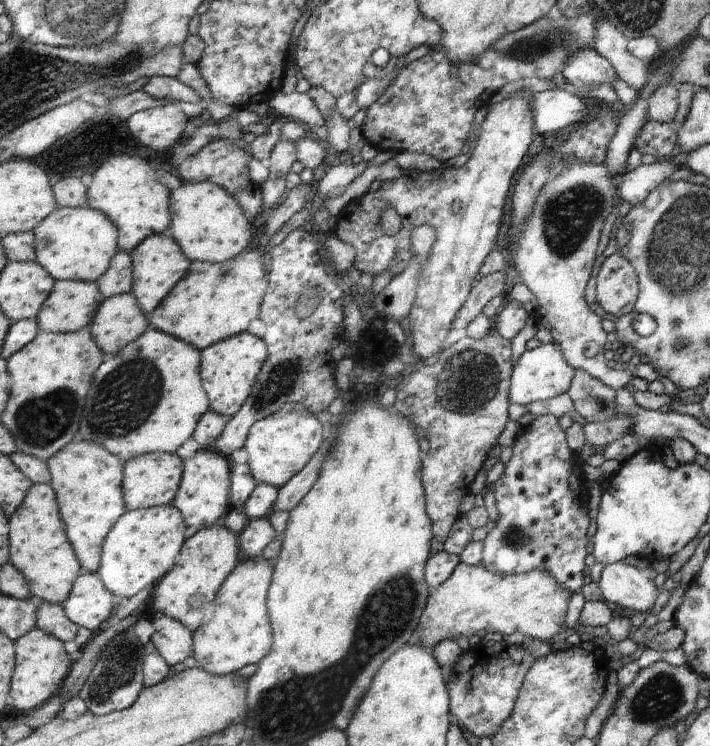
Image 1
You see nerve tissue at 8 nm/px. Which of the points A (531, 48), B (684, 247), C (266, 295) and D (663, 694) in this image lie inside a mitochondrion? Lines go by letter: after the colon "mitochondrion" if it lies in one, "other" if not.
A: mitochondrion
B: mitochondrion
C: other
D: mitochondrion

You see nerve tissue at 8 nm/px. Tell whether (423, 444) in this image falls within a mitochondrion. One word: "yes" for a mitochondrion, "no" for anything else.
no

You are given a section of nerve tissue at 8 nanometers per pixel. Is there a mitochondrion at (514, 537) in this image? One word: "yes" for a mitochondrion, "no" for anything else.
yes

